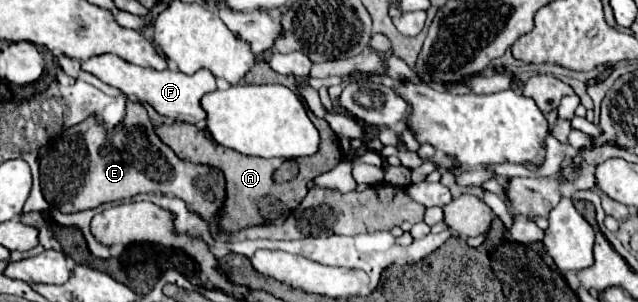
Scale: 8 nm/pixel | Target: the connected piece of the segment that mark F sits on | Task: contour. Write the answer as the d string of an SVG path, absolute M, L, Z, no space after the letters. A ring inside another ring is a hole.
M115 54L91 56L91 60L81 62L81 70L95 74L101 82L121 90L129 98L135 96L137 100L151 104L163 116L169 116L169 118L181 120L181 122L191 122L191 124L197 124L197 122L205 120L205 112L201 110L199 100L201 100L203 94L215 90L215 78L209 70L199 70L191 76L187 76L183 72L173 72L173 70L157 72L157 70L151 70L151 68L129 64Z

